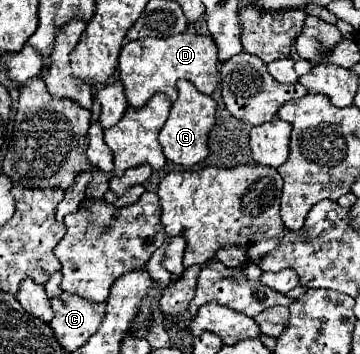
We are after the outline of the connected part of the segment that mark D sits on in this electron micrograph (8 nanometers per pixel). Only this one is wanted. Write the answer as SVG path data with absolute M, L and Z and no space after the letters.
M180 33L166 39L144 37L138 41L130 41L122 47L118 57L120 81L124 85L124 95L128 105L140 109L148 99L158 93L164 93L172 103L176 101L176 81L186 79L196 85L196 89L204 95L212 95L218 85L218 49L212 37Z

